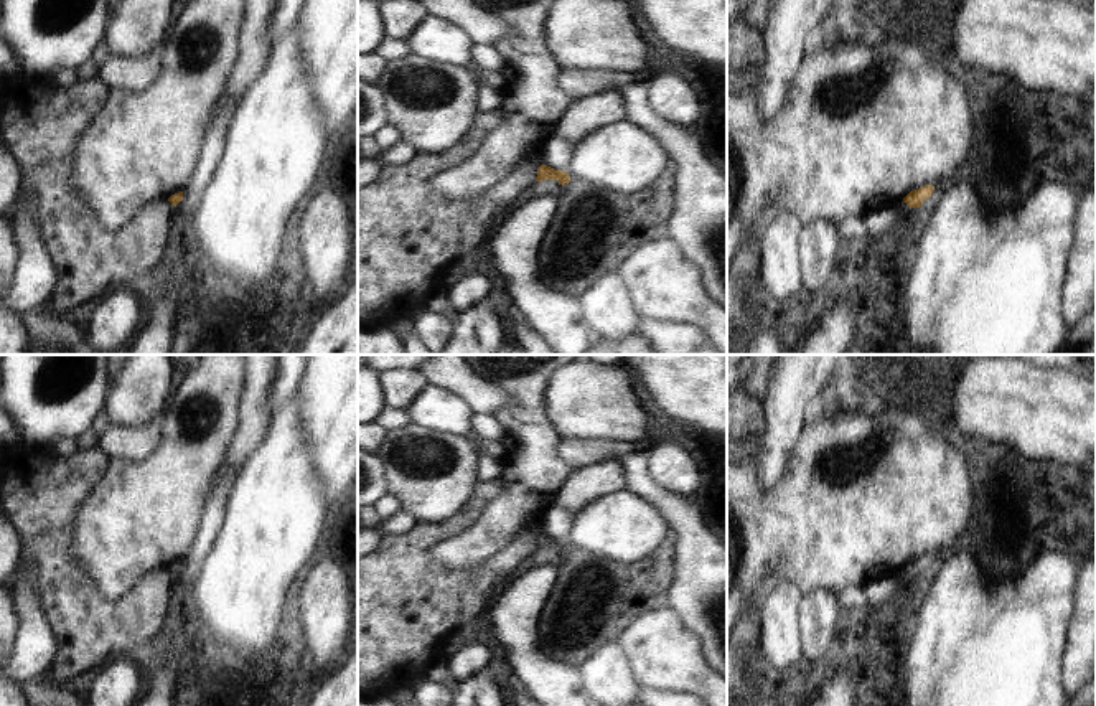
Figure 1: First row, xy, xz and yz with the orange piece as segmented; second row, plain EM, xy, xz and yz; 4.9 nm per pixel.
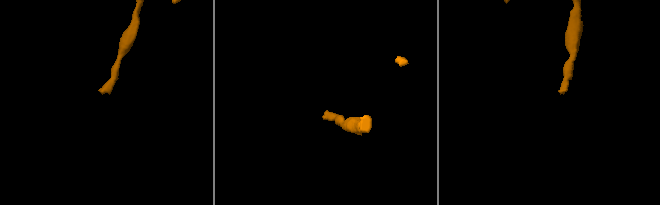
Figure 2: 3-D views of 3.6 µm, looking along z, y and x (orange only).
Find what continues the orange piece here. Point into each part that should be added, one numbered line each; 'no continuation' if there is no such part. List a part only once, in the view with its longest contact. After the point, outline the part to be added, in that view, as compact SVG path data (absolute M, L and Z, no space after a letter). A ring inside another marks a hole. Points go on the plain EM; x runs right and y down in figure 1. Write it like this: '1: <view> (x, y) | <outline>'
no continuation

